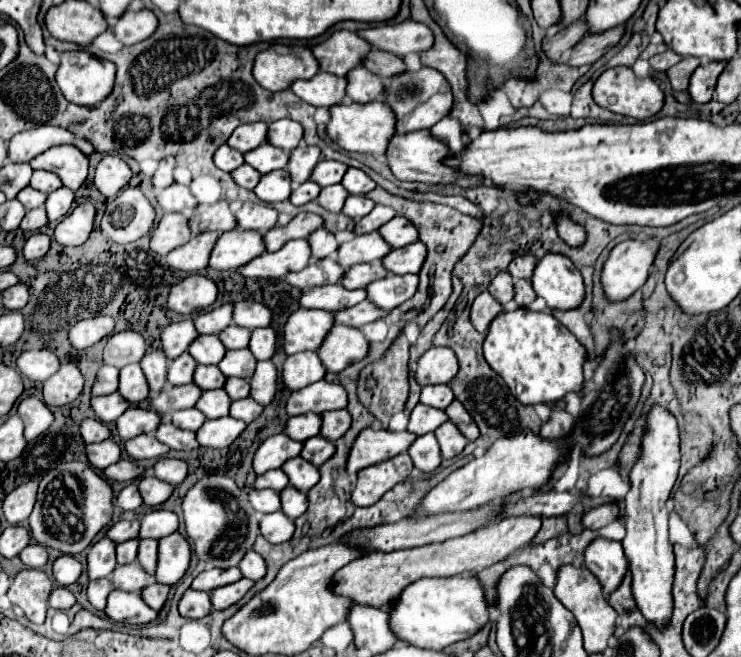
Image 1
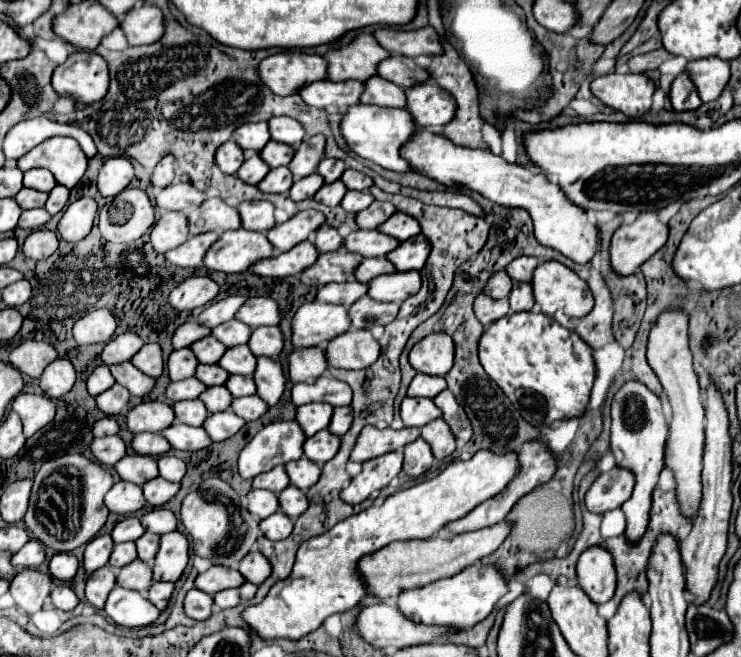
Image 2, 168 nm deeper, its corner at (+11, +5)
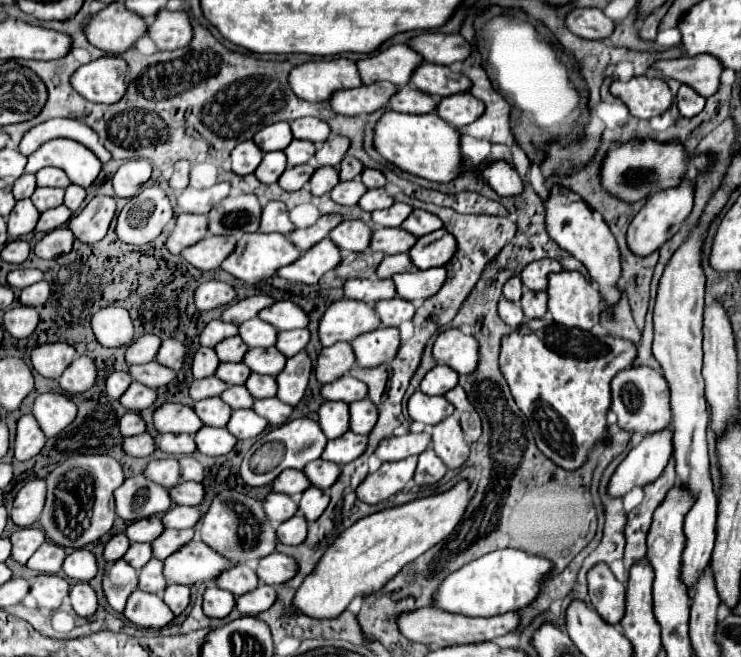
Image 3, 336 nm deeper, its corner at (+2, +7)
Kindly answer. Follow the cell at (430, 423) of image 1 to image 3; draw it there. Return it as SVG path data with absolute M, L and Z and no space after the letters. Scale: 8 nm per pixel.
M416 391L408 401L408 413L412 421L422 421L426 425L436 425L454 413L452 403L446 397L430 397Z

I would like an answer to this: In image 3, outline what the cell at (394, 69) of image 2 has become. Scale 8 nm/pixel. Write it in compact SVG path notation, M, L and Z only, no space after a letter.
M424 61L412 75L412 83L434 97L450 97L456 93L464 93L470 91L472 81L462 75L462 73L454 73L450 71L446 65L434 65Z

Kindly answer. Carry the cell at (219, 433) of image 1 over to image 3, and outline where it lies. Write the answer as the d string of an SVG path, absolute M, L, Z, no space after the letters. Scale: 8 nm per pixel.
M238 409L232 413L230 423L226 429L236 437L236 439L254 439L258 437L264 429L268 427L268 421L260 415L256 415L252 409Z

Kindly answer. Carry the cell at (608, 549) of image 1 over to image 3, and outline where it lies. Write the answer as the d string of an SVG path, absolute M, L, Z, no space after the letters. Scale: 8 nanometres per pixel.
M600 563L588 573L588 597L596 613L610 625L624 617L624 585L616 581L608 565Z

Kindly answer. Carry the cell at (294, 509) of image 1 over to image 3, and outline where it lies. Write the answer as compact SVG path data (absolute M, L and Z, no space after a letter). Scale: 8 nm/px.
M310 487L310 491L304 491L302 493L302 499L300 499L300 513L312 523L316 521L328 507L330 503L330 495L328 491L324 489L318 489L318 487Z

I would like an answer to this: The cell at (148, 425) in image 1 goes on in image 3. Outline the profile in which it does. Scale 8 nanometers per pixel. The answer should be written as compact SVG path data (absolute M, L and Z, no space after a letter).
M166 403L164 407L156 409L154 413L154 427L160 433L188 433L194 435L204 427L204 423L198 419L198 415L178 403Z

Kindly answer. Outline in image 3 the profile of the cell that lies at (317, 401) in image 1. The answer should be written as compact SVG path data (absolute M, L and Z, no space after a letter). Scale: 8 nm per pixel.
M344 375L334 383L322 385L322 395L328 401L344 401L344 403L352 403L352 401L360 401L366 399L368 395L368 387L366 383L354 379L352 375Z

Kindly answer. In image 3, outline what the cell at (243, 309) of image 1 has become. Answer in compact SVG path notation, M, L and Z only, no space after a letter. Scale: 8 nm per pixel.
M276 301L274 307L260 311L258 317L274 325L278 331L308 327L308 315L292 301Z

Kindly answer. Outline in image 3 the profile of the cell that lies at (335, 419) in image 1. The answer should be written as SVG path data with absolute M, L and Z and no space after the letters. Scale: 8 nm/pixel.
M370 399L350 403L350 431L370 433L378 421L378 409Z

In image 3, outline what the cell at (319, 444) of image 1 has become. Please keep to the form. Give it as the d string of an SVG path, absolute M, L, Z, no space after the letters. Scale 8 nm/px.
M348 431L342 437L326 443L322 459L338 463L338 465L346 465L358 459L366 451L366 445L368 445L368 435L356 435Z

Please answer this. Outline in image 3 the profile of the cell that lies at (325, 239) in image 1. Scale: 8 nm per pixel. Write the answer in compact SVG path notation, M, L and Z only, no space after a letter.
M342 221L330 231L330 239L346 253L362 253L370 247L372 227L364 221Z

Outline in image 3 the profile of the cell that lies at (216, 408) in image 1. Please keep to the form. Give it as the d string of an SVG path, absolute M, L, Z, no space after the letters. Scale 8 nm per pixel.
M244 385L228 387L226 393L220 395L220 399L224 403L228 403L232 409L250 409L254 405L254 397L250 395L250 391Z

